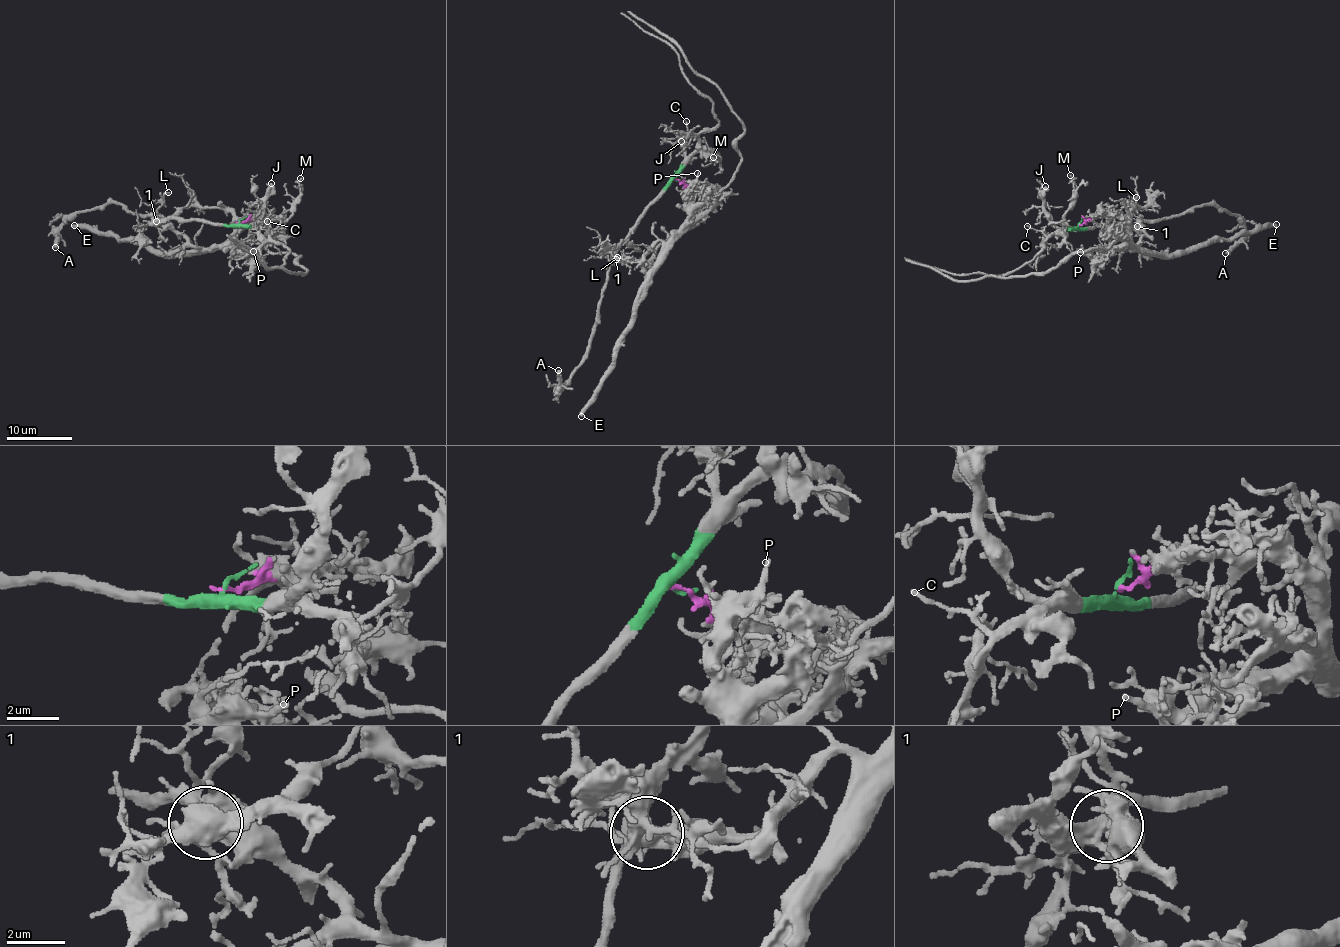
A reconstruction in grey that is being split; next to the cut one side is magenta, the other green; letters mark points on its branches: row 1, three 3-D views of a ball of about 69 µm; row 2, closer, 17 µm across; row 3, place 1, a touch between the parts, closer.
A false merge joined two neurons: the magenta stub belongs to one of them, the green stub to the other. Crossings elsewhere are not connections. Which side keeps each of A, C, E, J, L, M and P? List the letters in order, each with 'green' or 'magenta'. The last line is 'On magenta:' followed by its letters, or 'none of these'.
A: green
C: green
E: magenta
J: green
L: green
M: green
P: magenta
On magenta: E, P

